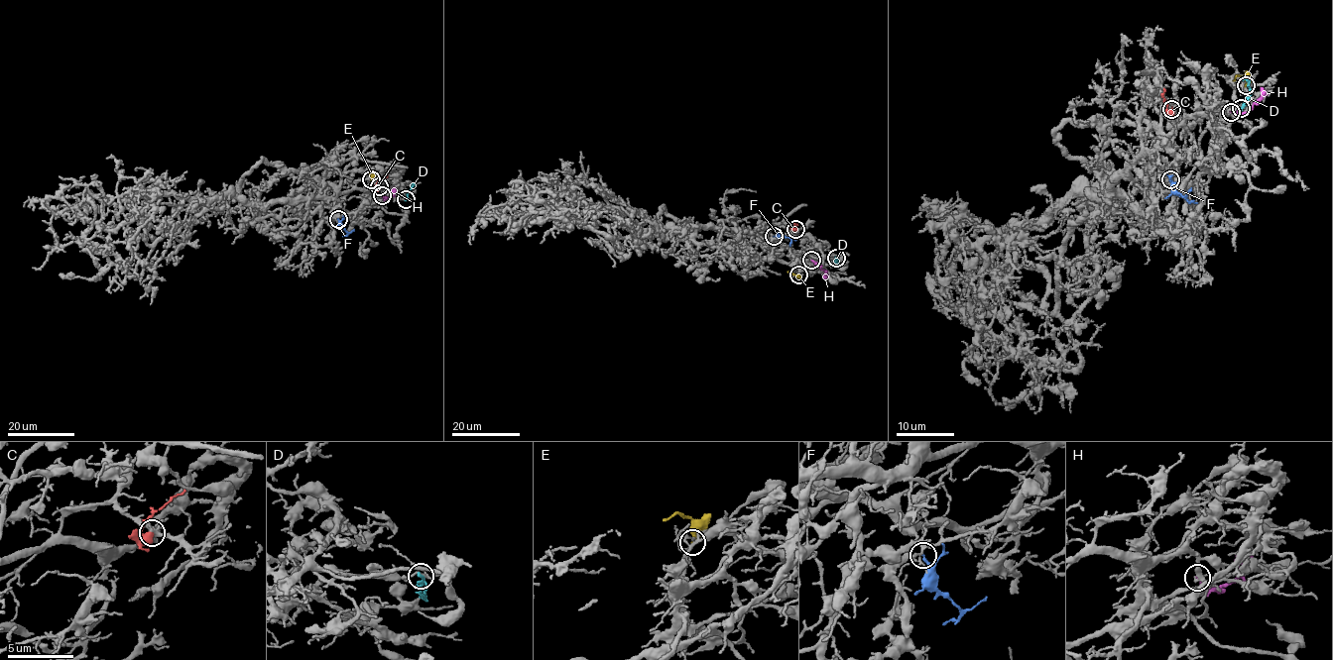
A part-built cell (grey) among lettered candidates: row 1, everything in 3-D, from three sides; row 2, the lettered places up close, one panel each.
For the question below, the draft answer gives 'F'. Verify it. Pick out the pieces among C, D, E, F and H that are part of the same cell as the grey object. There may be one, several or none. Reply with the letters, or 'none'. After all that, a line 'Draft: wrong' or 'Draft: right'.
C
Draft: wrong

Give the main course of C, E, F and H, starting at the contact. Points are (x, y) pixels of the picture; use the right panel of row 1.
C: (1172, 109), (1167, 106), (1164, 88)
E: (1246, 85), (1247, 78), (1243, 75), (1236, 76), (1235, 80)
F: (1171, 178), (1173, 189), (1184, 197), (1191, 187)
H: (1231, 111), (1247, 112), (1261, 96), (1262, 87)

